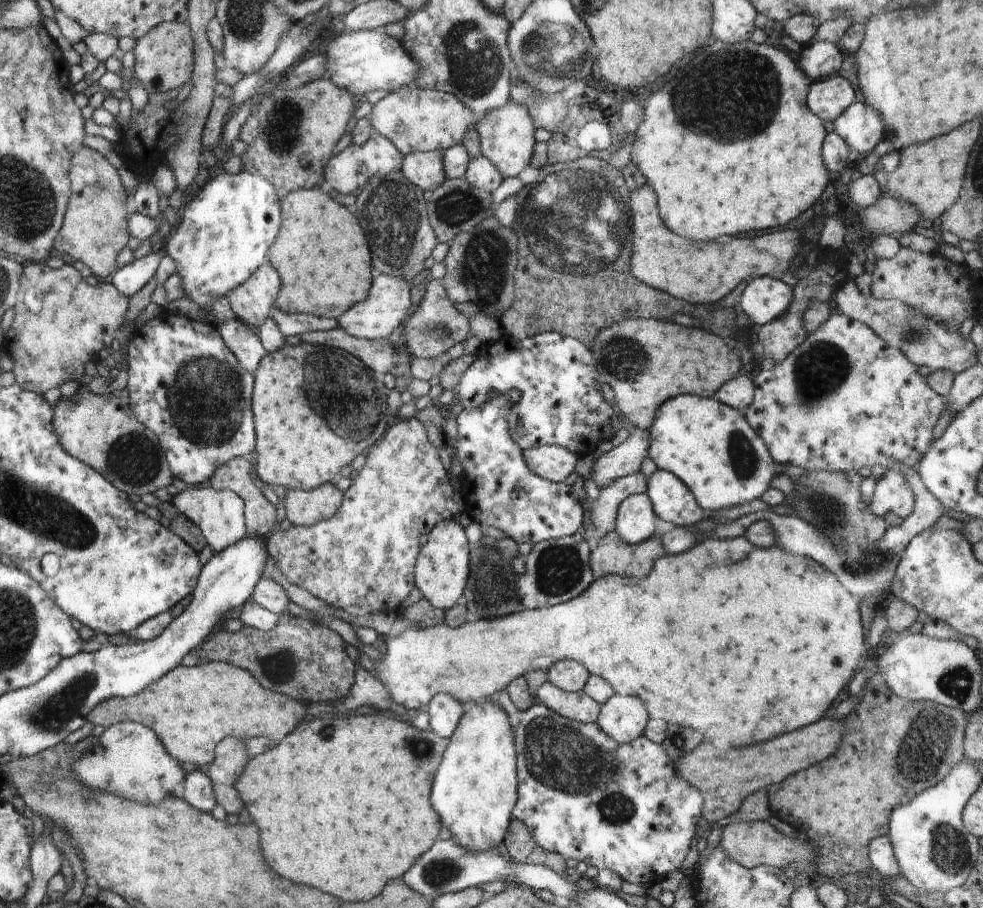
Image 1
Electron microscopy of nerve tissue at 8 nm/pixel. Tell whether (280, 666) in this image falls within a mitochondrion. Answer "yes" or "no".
yes

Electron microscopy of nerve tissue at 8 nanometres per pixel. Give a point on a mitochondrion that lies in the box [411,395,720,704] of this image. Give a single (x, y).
(560, 568)

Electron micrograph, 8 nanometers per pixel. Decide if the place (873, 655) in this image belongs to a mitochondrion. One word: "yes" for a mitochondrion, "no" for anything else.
no

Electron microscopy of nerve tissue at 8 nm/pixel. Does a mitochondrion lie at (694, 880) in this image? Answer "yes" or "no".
no

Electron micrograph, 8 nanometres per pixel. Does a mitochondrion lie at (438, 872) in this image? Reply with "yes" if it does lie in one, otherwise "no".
yes

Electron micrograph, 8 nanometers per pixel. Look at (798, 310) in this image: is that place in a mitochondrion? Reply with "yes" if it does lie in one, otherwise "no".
no

